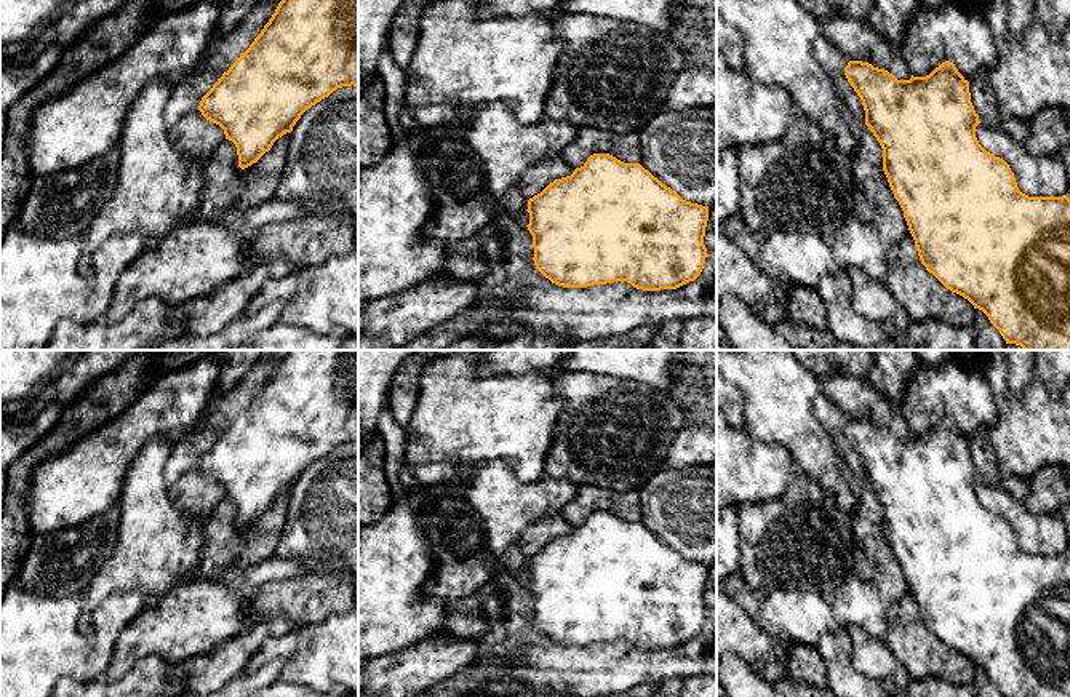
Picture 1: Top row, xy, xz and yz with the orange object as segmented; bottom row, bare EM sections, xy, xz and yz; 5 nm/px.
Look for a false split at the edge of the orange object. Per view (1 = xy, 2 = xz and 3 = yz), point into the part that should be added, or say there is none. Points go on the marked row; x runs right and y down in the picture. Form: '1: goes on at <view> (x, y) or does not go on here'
1: does not go on here
2: does not go on here
3: does not go on here

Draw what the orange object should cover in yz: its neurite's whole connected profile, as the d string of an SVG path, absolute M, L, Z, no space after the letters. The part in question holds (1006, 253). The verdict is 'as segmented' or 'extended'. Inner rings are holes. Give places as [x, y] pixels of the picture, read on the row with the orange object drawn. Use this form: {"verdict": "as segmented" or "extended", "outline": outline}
{"verdict": "as segmented", "outline": "M849 61L844 75L865 110L865 125L870 128L883 149L883 171L888 177L894 198L899 201L921 264L947 289L968 299L974 309L982 310L990 323L1000 331L1006 344L1020 345L1024 350L1070 350L1070 198L1062 197L1028 197L1017 187L1009 165L987 152L976 137L976 126L980 123L969 93L969 82L958 72L953 62L945 61L926 77L897 80L884 69L868 62Z"}

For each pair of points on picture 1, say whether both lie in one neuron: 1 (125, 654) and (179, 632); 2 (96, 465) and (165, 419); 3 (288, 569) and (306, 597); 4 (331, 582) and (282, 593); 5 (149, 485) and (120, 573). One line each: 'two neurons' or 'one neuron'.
1: one neuron
2: one neuron
3: two neurons
4: one neuron
5: one neuron

